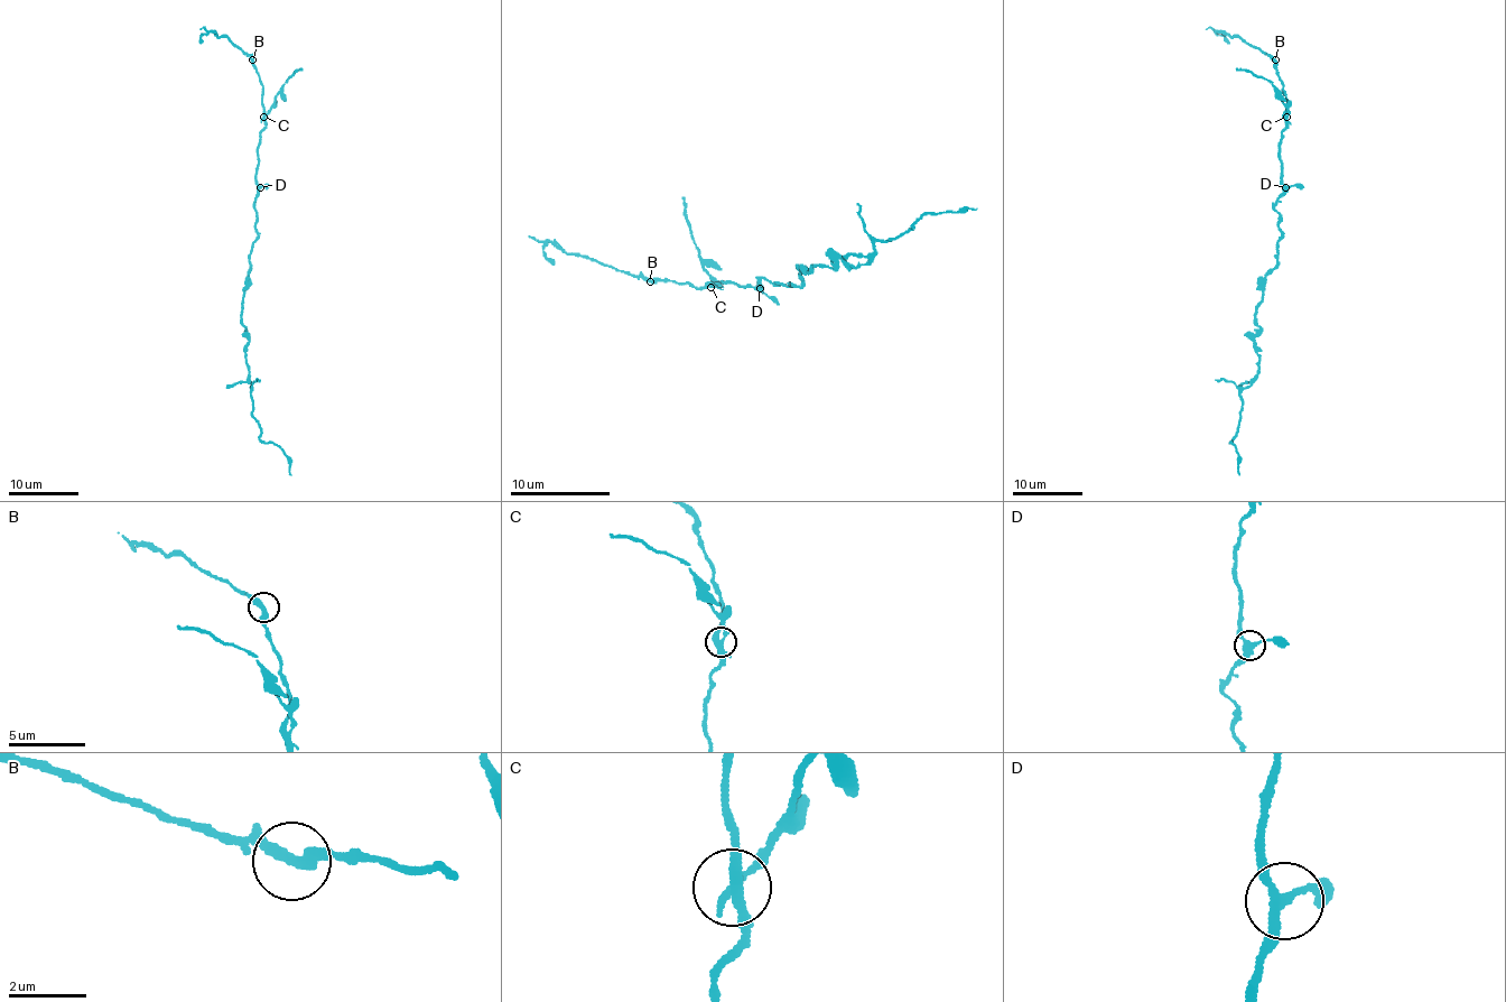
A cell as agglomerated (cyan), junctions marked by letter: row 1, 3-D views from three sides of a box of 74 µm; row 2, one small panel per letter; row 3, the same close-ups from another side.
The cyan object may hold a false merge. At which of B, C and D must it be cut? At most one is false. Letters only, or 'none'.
C

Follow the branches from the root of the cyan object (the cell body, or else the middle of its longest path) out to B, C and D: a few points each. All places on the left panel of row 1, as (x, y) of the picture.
B: (259, 233), (254, 209), (257, 146), (265, 127), (265, 111), (261, 83), (252, 59)
C: (259, 233), (254, 203), (257, 146), (263, 118)
D: (259, 233), (254, 203), (260, 187)

